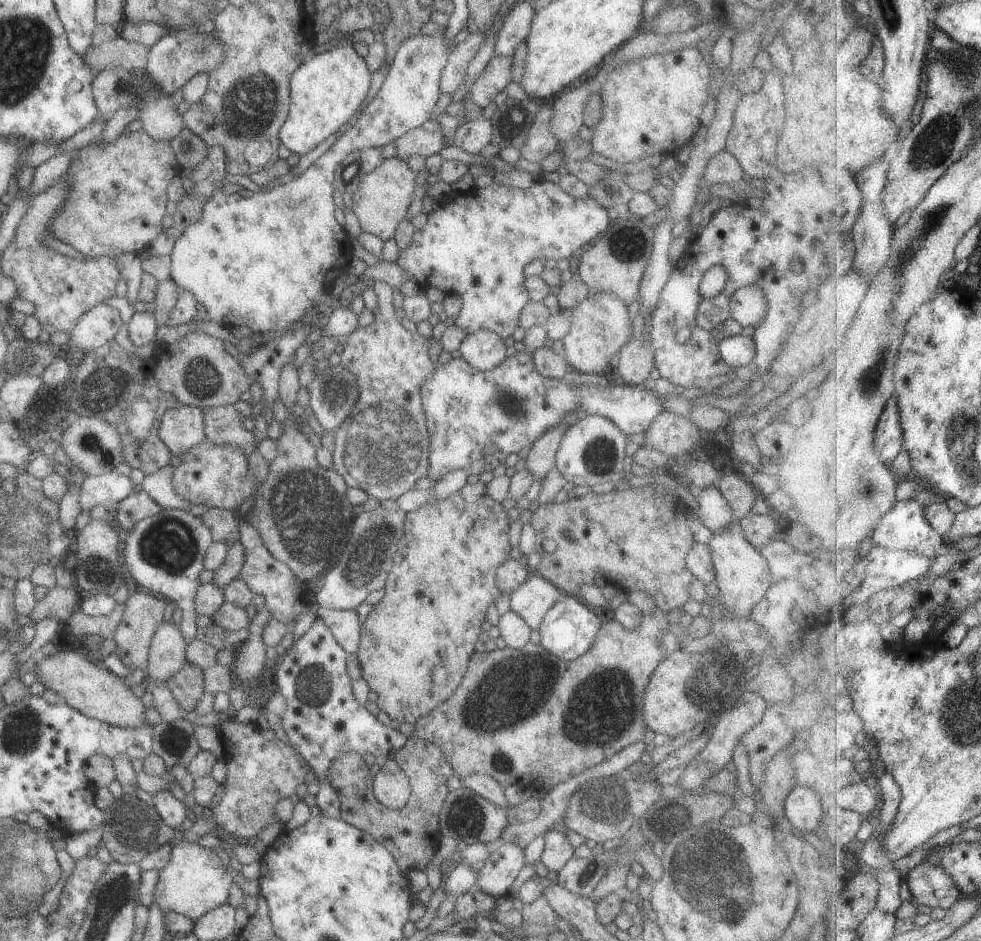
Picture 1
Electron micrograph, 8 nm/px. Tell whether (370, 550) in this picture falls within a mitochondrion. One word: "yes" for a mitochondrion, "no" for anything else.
yes

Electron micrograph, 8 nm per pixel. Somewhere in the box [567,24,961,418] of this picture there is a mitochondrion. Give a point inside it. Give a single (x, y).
(933, 145)

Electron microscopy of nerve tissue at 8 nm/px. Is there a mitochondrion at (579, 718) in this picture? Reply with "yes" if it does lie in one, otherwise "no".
yes

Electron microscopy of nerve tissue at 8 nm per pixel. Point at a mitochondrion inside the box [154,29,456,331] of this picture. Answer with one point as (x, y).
(247, 107)

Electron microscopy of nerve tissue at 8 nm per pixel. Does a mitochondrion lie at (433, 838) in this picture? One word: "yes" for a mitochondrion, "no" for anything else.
no

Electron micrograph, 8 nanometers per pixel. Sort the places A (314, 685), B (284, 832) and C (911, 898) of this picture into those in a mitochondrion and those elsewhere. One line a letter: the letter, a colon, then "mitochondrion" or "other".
A: mitochondrion
B: other
C: other

